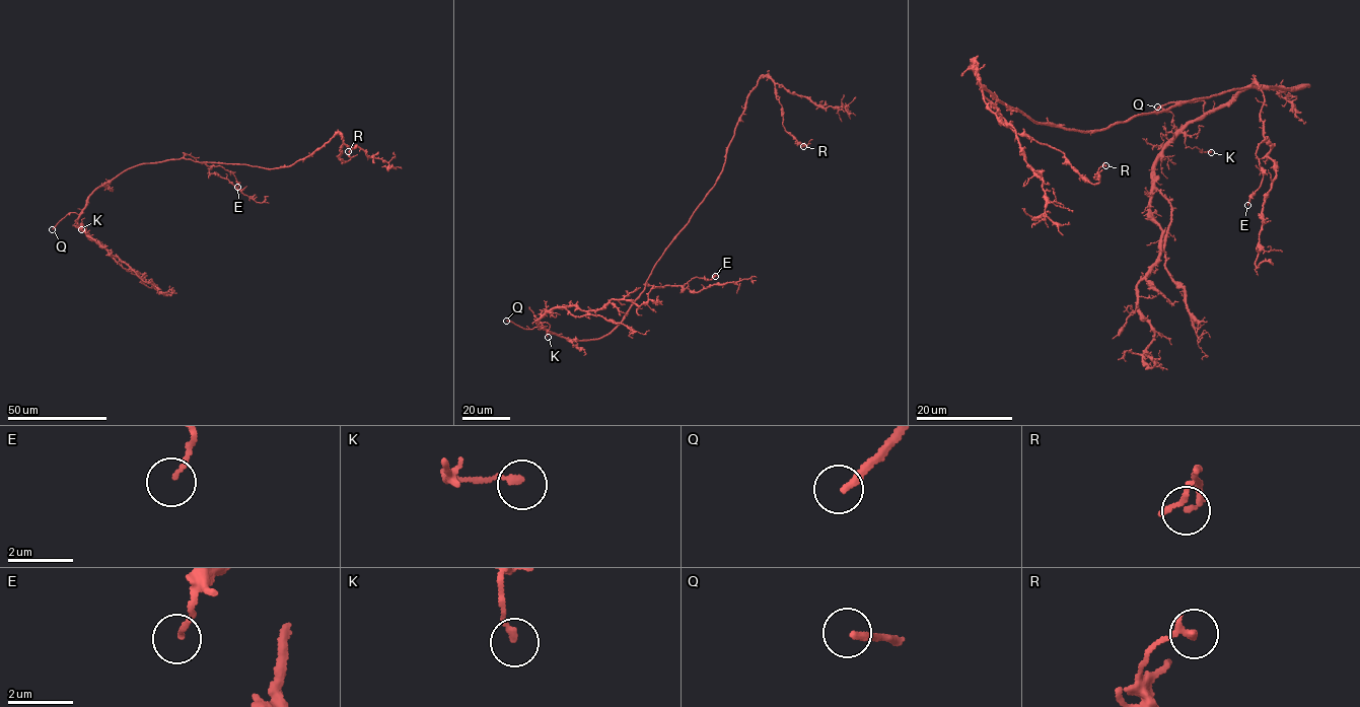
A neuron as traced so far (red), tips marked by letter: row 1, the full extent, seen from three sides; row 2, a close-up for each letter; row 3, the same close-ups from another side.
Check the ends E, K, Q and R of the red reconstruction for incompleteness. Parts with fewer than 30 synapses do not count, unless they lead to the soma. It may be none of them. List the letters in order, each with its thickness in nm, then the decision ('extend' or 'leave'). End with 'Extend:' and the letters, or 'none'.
E: 120 nm | leave
K: 150 nm | leave
Q: 200 nm | extend
R: 140 nm | leave
Extend: Q

